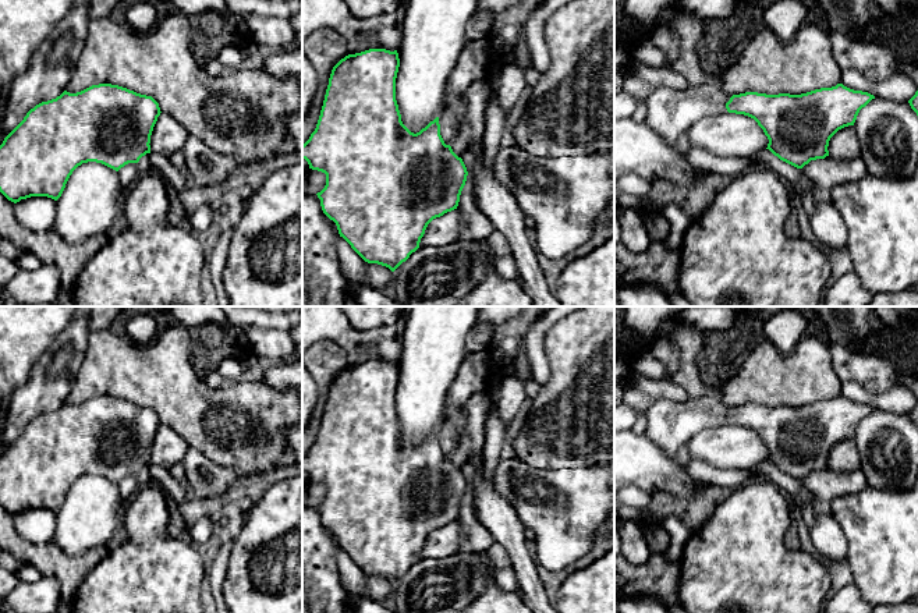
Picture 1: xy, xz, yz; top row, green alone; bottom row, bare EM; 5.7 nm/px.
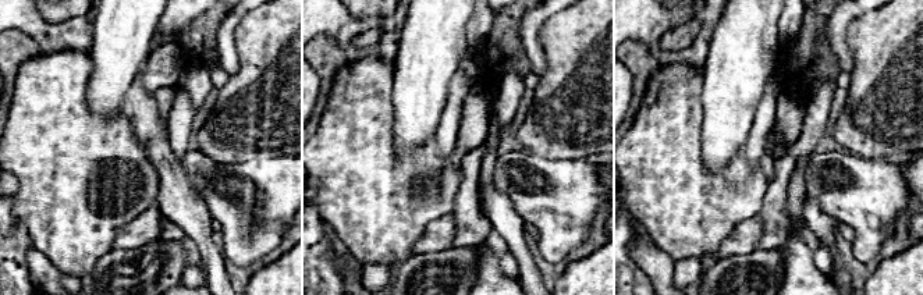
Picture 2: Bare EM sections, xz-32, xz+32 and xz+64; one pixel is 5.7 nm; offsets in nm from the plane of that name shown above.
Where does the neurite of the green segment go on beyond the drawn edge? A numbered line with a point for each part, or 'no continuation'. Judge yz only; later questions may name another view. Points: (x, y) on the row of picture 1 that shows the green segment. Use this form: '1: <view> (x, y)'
1: yz (670, 113)

